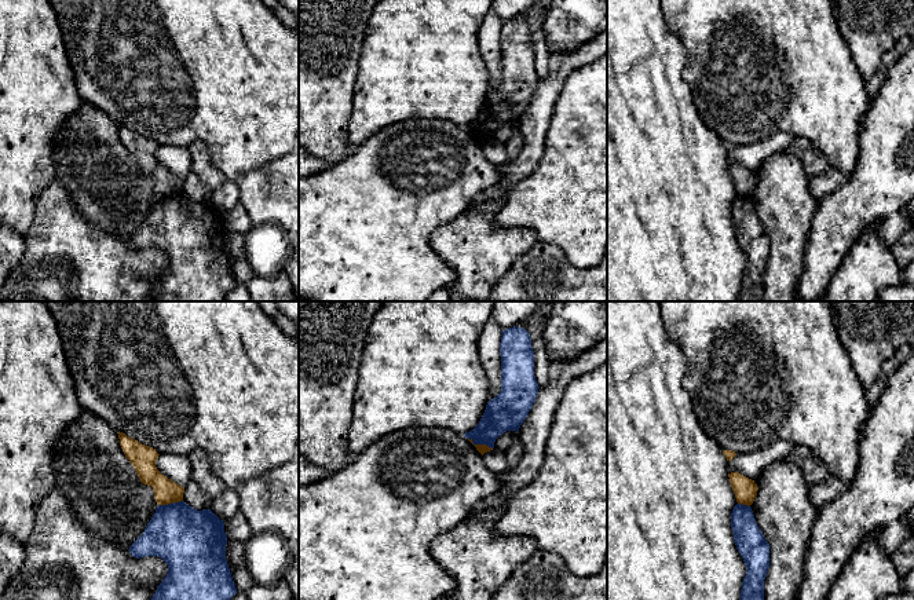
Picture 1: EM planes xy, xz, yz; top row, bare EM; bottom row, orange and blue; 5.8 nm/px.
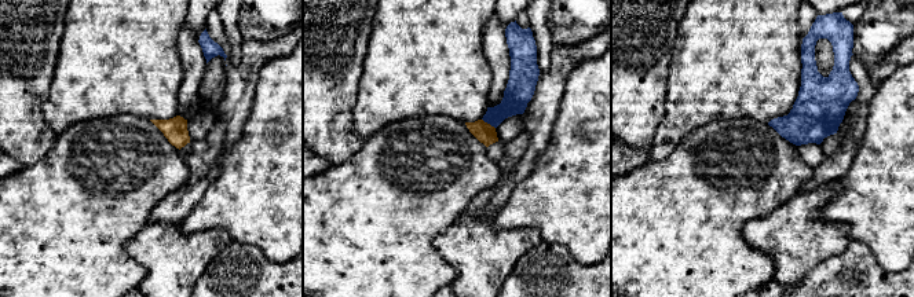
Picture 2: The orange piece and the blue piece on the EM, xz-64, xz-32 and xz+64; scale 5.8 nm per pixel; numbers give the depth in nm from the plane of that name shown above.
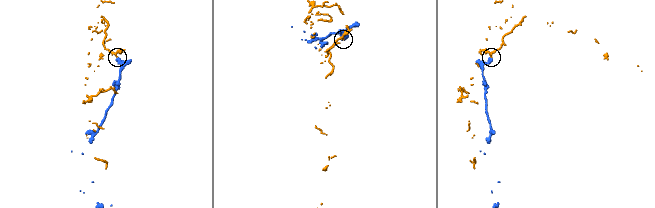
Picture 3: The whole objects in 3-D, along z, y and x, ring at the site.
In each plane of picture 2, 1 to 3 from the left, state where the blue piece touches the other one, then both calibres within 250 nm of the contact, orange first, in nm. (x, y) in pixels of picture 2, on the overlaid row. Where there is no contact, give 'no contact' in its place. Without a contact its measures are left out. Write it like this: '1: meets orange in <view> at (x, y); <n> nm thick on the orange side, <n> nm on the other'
1: no contact
2: meets orange in xz-32 at (489, 124); 120 nm thick on the orange side, 160 nm on the other
3: no contact

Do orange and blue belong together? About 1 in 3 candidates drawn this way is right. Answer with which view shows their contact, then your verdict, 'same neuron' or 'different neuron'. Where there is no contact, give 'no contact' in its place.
contact in xz; different neuron

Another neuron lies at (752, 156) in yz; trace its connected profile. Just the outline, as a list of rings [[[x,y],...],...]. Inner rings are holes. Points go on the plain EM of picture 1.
[[[775,132],[768,138],[750,143],[747,146],[736,146],[727,154],[727,164],[739,164],[741,167],[754,172],[767,158],[775,153],[785,151],[797,136],[785,132]]]

